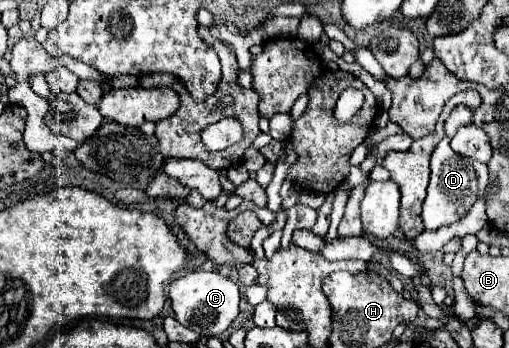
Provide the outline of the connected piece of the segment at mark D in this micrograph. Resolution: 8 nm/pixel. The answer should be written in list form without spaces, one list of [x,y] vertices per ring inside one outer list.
[[[444,138],[438,146],[436,152],[430,158],[430,184],[428,184],[428,196],[422,204],[422,220],[426,230],[436,230],[440,226],[448,226],[456,220],[460,220],[468,208],[480,198],[480,192],[484,194],[490,178],[488,178],[488,166],[476,160],[466,160],[464,156],[458,156],[450,146],[450,138]]]

